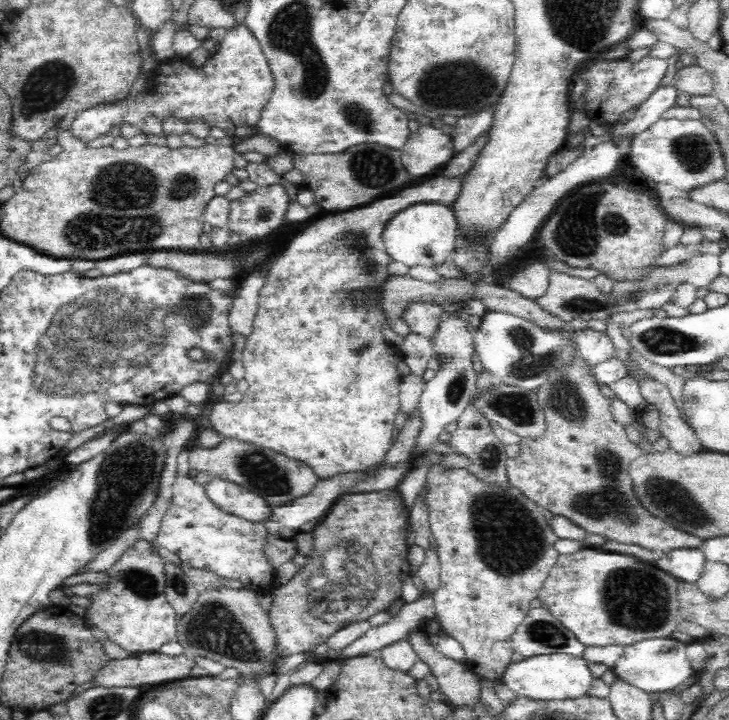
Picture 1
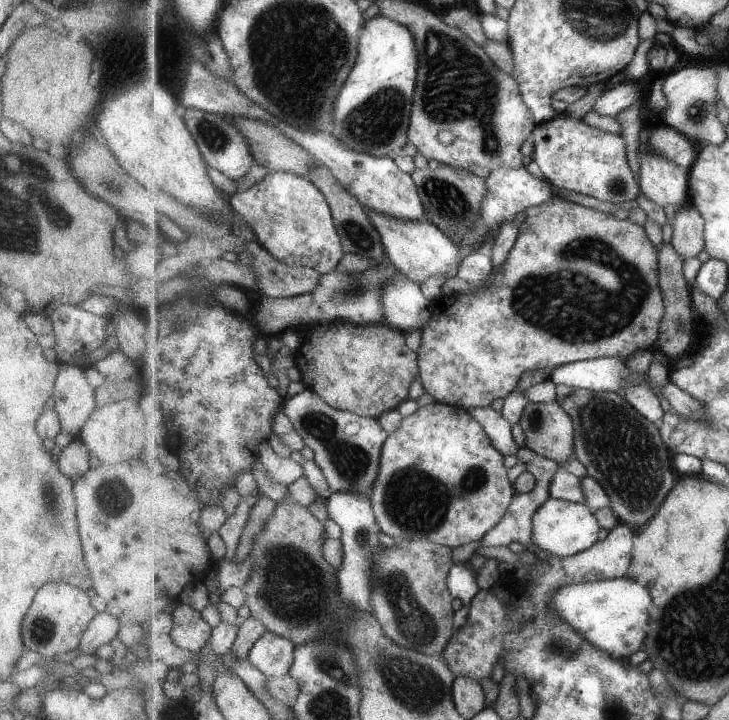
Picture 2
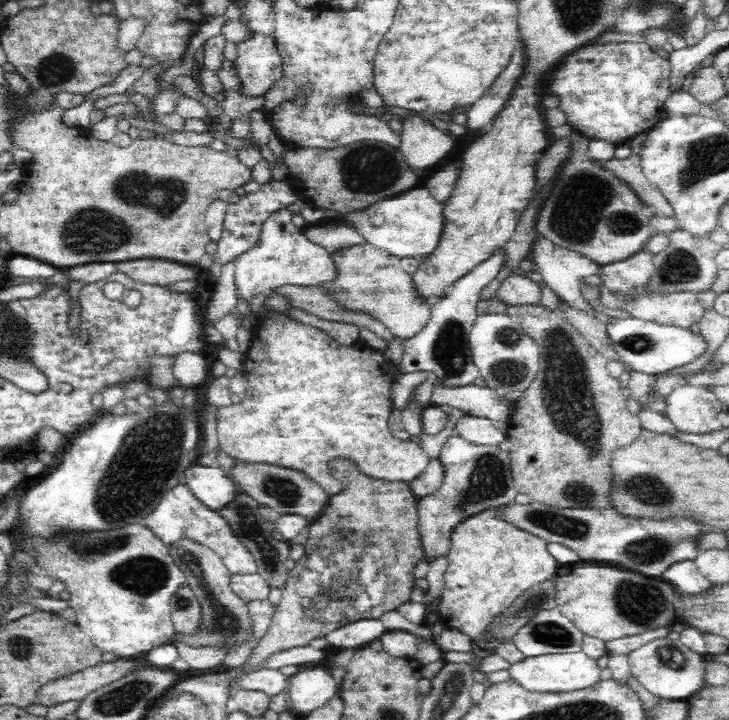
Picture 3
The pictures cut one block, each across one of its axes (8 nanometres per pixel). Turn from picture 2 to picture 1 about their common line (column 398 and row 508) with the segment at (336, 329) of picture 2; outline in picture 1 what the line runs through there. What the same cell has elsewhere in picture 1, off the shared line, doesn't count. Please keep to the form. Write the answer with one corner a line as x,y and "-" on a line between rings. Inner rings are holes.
397,489
390,491
379,491
376,493
359,493
359,494
343,494
335,500
331,510
324,516
318,525
311,532
313,543
310,549
310,554
307,556
306,564
303,568
298,568
298,573
294,578
290,578
284,585
280,585
280,588
271,592
272,602
271,609
268,614
269,623
275,634
275,643
271,656
276,658
284,656
292,656
297,652
308,652
310,649
316,648
318,644
325,642
328,637
332,636
335,632
338,632
341,628
354,624
355,622
362,622
368,620
370,616
378,614
378,612
385,612
402,597
403,583
409,578
413,572
408,563
408,530
411,529
409,522
409,510
404,505
404,500

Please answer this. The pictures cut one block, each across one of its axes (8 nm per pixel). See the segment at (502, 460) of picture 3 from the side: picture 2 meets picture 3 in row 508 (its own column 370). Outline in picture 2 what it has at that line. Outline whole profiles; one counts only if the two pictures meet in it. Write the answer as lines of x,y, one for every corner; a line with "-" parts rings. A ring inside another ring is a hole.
310,389
294,397
288,397
282,411
291,420
294,430
314,453
314,461
320,468
332,493
355,492
357,496
373,494
381,472
381,456
389,432
379,419
363,417
350,411
329,406

